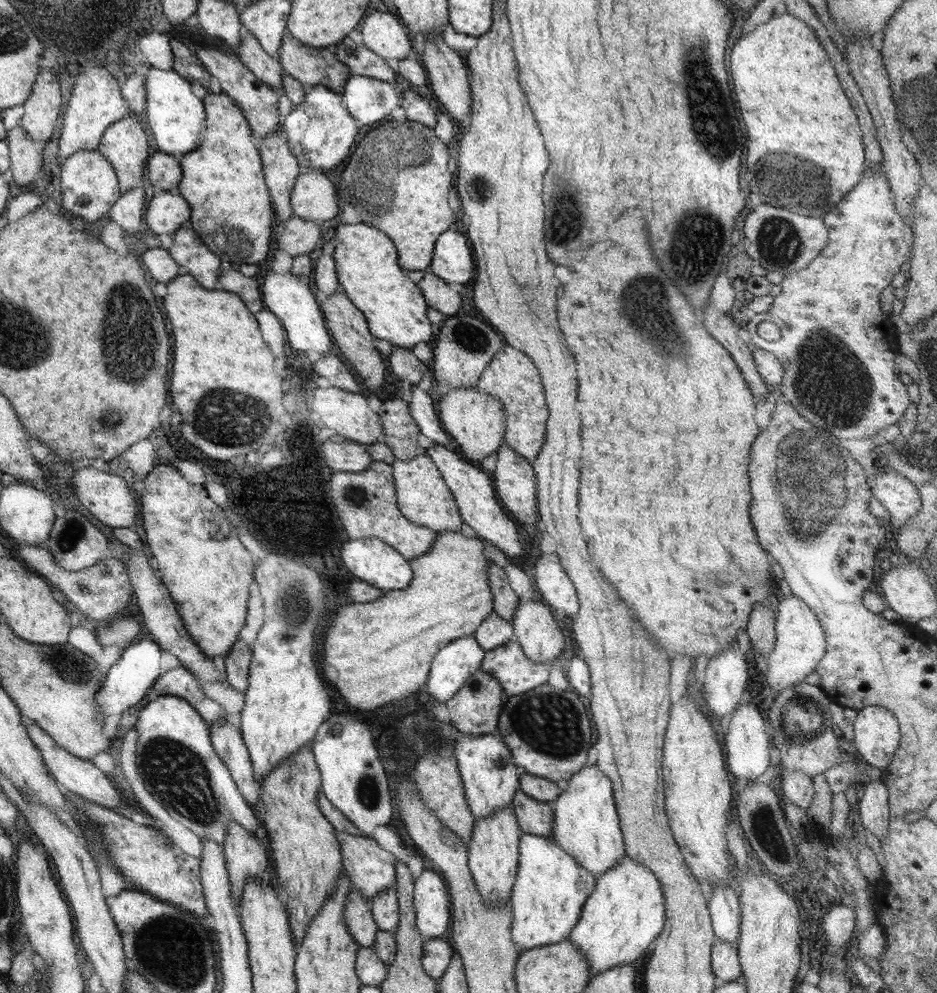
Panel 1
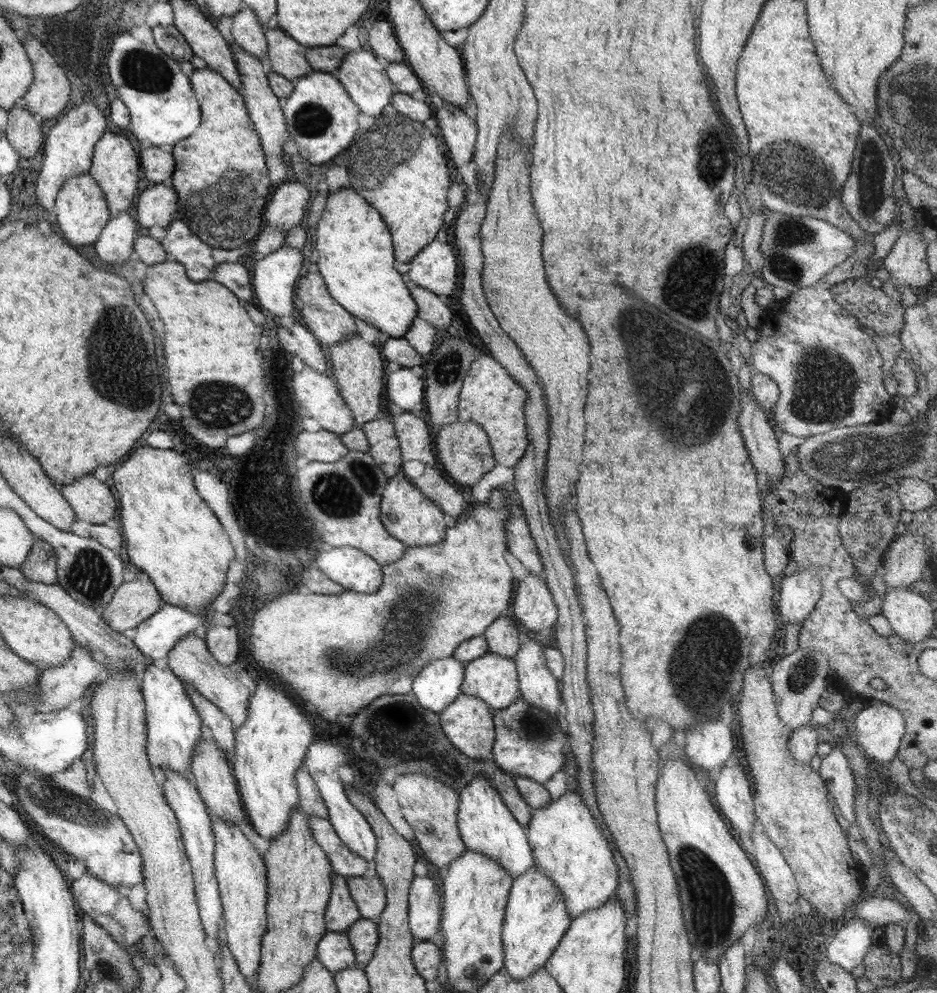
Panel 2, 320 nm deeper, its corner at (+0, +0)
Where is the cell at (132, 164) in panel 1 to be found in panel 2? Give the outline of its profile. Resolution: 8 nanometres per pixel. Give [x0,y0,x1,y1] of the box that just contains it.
[89,129,141,218]

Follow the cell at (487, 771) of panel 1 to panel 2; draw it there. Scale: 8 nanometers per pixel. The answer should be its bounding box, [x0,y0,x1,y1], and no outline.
[457,777,534,879]

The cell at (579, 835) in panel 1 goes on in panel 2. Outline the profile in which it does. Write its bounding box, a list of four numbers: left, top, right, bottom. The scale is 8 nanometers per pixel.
[526,790,619,919]

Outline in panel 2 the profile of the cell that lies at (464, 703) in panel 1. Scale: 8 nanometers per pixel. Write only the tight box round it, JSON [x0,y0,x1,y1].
[439,692,495,760]

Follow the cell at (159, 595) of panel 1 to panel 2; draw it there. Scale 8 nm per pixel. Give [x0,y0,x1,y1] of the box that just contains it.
[165,632,250,727]

